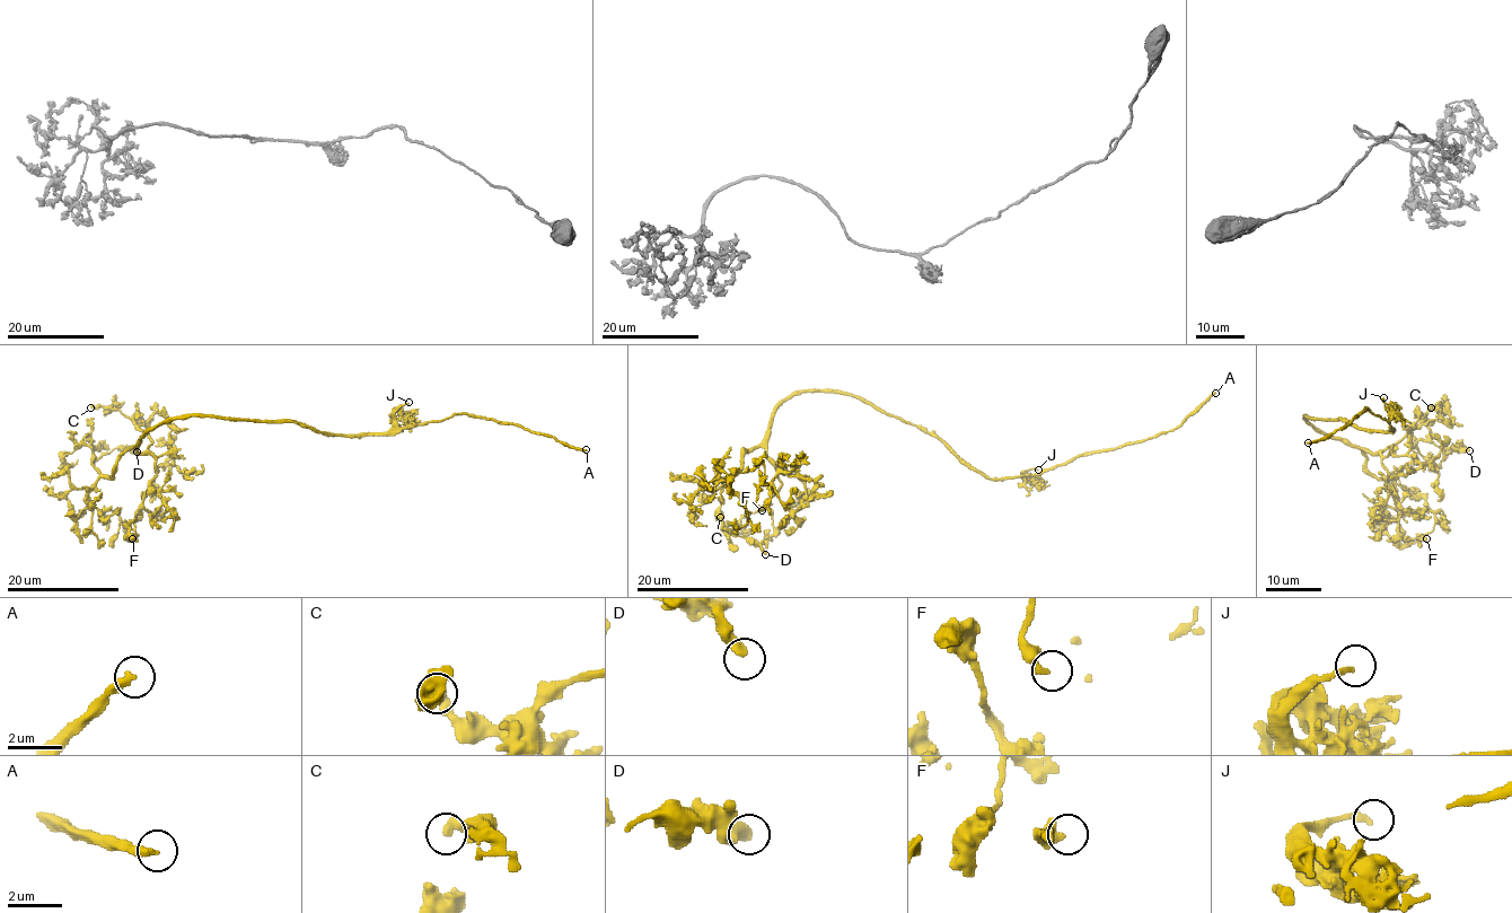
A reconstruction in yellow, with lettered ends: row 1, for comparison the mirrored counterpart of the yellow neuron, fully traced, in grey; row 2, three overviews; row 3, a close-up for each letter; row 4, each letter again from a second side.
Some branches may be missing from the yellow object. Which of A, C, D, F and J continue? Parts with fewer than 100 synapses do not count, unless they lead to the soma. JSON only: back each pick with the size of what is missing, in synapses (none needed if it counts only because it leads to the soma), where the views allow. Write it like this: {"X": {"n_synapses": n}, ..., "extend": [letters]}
{"extend": ["A"]}

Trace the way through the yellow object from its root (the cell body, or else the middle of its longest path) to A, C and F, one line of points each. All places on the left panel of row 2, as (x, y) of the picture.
A: (270, 421), (295, 421), (321, 431), (360, 435), (396, 432), (465, 413), (517, 424), (586, 449)
C: (270, 421), (223, 417), (167, 418), (141, 439), (141, 453), (152, 440), (130, 419), (117, 409), (90, 407)
F: (270, 421), (188, 417), (154, 427), (138, 445), (155, 459), (156, 474), (132, 538)

